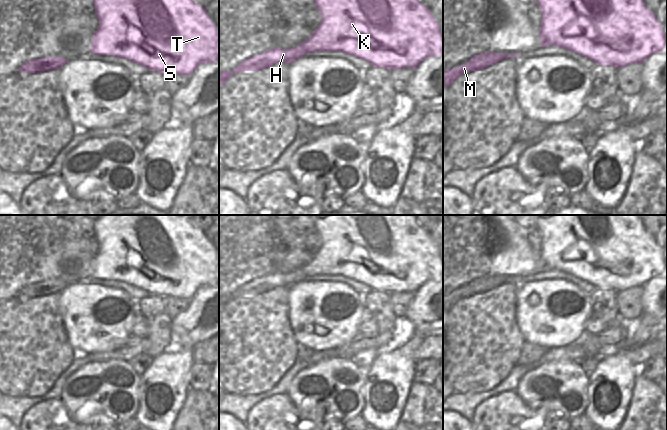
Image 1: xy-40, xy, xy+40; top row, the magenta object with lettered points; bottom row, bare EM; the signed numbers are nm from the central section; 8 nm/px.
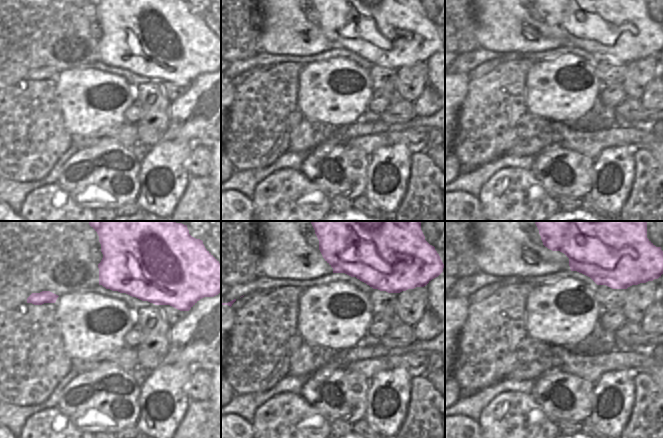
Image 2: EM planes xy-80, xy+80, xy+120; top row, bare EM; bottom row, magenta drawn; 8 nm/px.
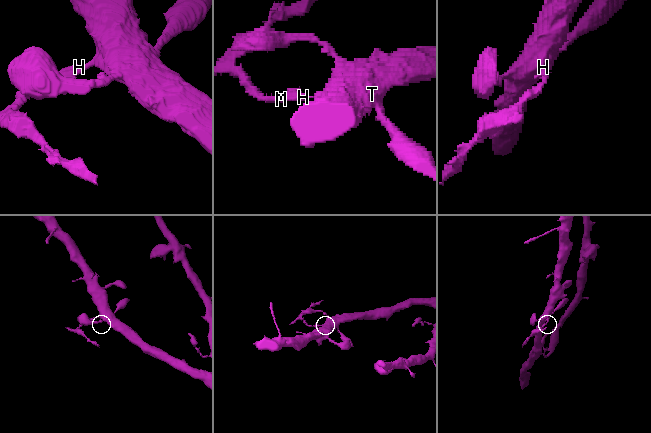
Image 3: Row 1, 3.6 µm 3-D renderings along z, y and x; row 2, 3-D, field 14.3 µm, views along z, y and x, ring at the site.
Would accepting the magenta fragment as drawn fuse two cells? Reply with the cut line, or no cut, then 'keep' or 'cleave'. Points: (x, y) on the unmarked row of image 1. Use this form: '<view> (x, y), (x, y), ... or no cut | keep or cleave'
xy (291, 272), (300, 272), (303, 278) | cleave

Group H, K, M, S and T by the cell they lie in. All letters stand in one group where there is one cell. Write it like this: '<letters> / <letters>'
H M / K S T

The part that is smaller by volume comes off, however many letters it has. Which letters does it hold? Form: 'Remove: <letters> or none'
Remove: H, M

